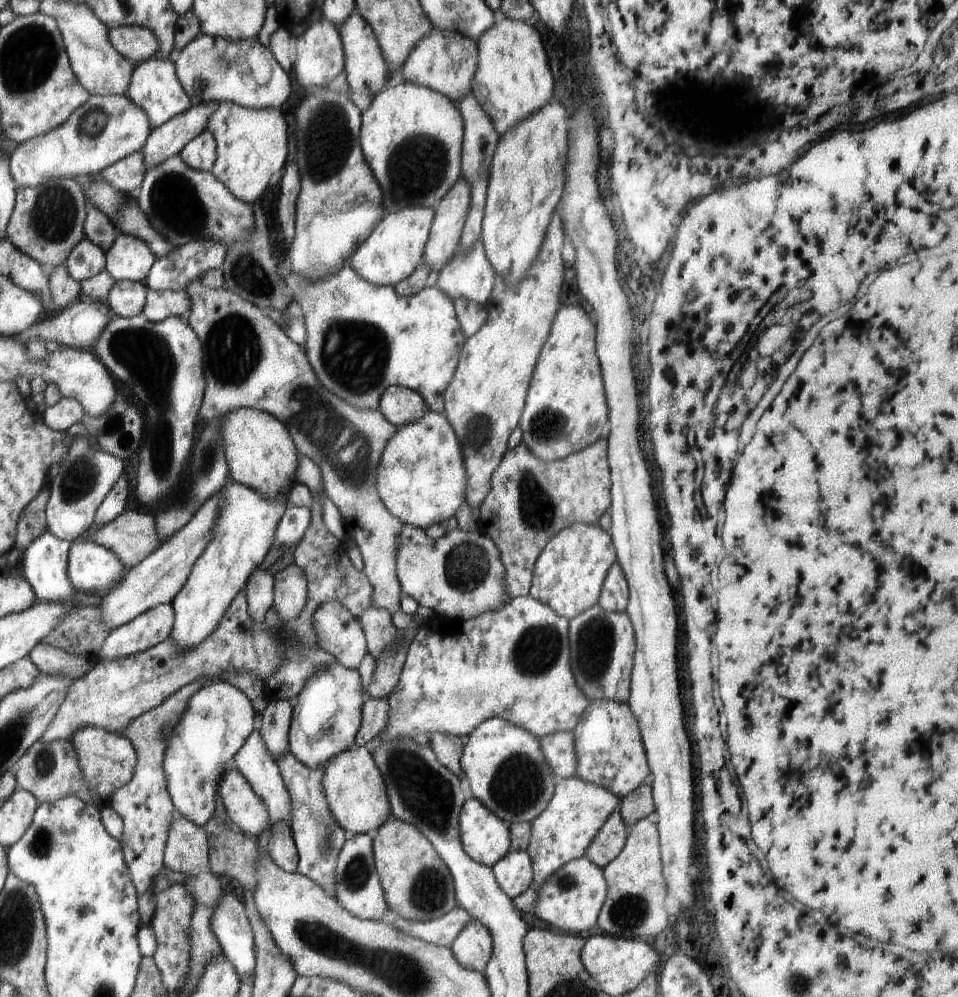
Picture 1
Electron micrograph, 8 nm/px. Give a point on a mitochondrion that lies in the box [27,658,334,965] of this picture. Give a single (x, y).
(44, 762)

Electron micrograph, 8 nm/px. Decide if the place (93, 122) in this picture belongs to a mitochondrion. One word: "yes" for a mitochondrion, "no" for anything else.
yes

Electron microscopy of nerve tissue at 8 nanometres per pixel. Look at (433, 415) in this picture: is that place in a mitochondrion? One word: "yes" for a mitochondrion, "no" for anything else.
no

